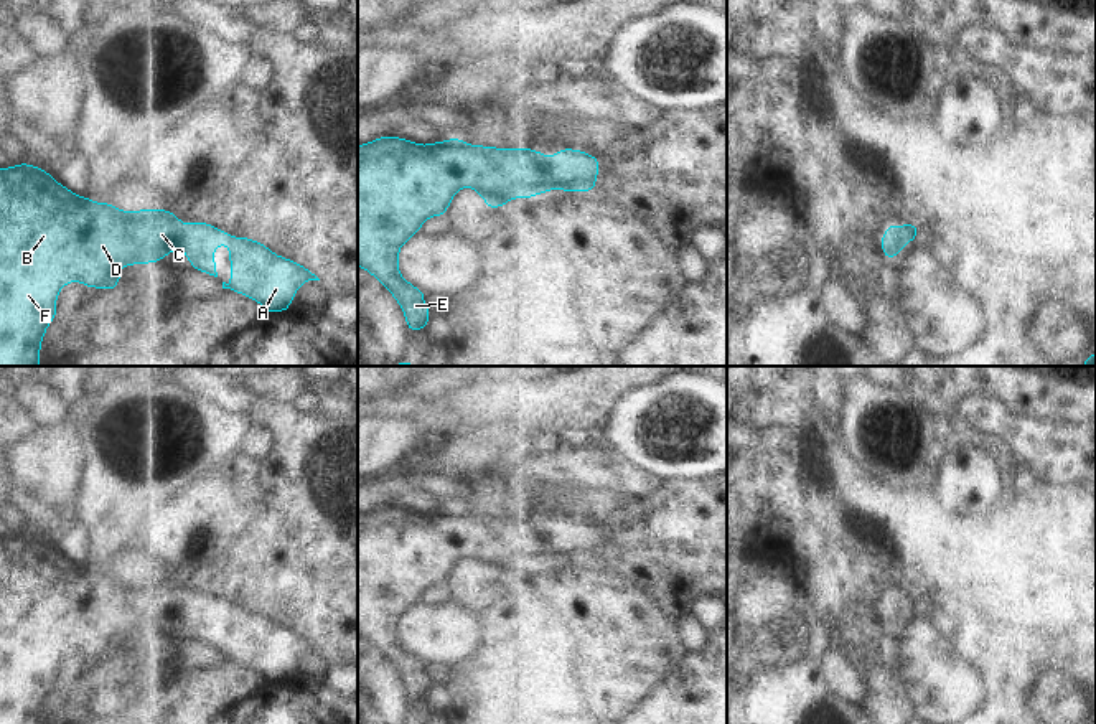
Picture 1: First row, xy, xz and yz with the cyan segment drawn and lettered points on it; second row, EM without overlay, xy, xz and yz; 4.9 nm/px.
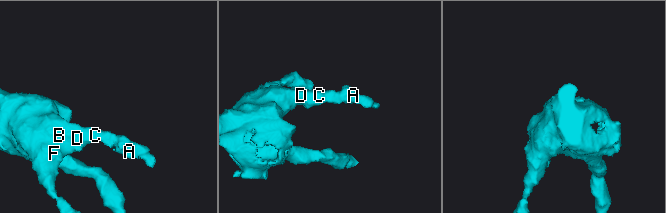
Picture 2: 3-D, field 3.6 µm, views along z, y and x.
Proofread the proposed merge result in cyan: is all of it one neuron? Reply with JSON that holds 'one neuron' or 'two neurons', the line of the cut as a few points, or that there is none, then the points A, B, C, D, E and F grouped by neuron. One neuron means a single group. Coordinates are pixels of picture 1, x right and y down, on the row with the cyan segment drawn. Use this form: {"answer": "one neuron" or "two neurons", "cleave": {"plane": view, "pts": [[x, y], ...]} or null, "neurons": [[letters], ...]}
{"answer": "one neuron", "cleave": null, "neurons": [["A", "B", "C", "D", "E", "F"]]}

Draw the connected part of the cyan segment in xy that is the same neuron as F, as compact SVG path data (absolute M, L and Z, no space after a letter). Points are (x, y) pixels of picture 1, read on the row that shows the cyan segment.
M28 163L0 168L0 366L41 364L40 343L56 318L56 299L66 284L79 280L89 289L112 292L122 266L160 262L180 246L196 270L218 277L214 247L226 244L231 246L227 259L232 266L231 284L222 282L222 289L251 297L264 312L287 312L302 284L320 280L262 242L232 237L208 223L185 226L166 209L122 211L112 203L94 203Z

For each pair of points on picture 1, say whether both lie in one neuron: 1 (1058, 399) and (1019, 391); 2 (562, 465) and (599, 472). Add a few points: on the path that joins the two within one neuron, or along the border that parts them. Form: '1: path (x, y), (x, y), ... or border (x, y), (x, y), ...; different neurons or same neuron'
1: path (1049, 391), (1029, 391); same neuron
2: path (571, 470), (590, 470); same neuron

